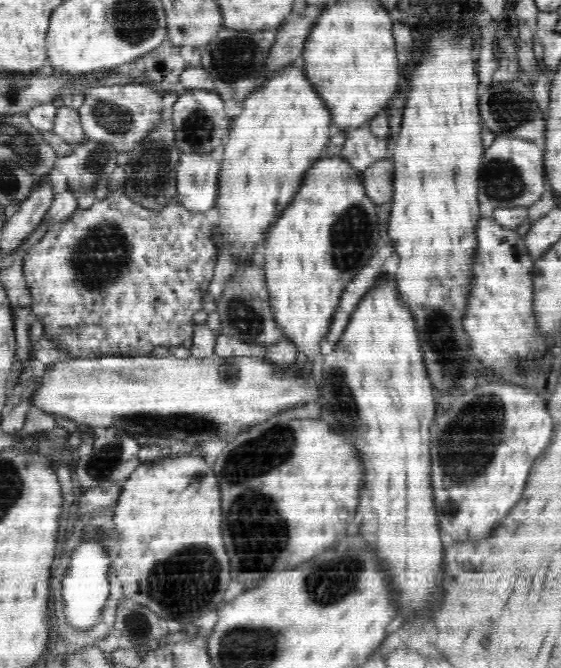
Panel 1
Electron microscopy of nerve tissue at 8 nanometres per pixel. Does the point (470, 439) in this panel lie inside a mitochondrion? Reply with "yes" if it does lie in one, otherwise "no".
yes

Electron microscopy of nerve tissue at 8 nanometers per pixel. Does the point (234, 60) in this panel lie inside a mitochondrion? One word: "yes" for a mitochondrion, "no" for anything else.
yes

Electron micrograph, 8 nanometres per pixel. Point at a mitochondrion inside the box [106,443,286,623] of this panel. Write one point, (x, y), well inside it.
(186, 581)

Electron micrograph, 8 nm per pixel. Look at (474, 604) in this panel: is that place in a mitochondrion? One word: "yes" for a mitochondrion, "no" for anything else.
no

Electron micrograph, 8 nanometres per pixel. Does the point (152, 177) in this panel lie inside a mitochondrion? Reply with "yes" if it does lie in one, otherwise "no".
yes

